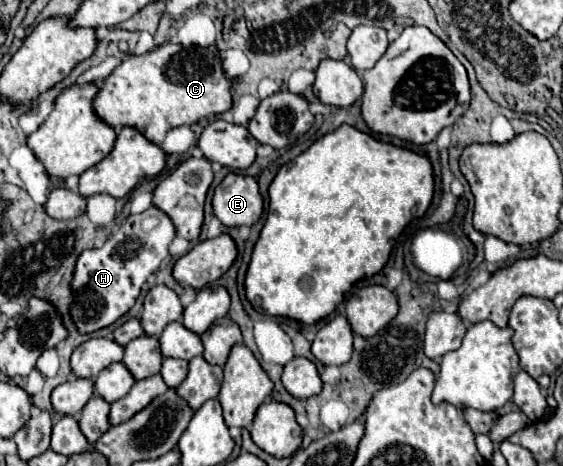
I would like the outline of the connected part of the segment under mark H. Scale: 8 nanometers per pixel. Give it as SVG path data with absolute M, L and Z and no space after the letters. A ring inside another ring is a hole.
M150 207L140 215L130 215L102 249L88 249L76 261L76 273L72 281L74 305L72 319L80 333L92 333L120 319L140 295L144 281L158 271L164 259L170 257L170 243L176 237L176 227L164 211Z

